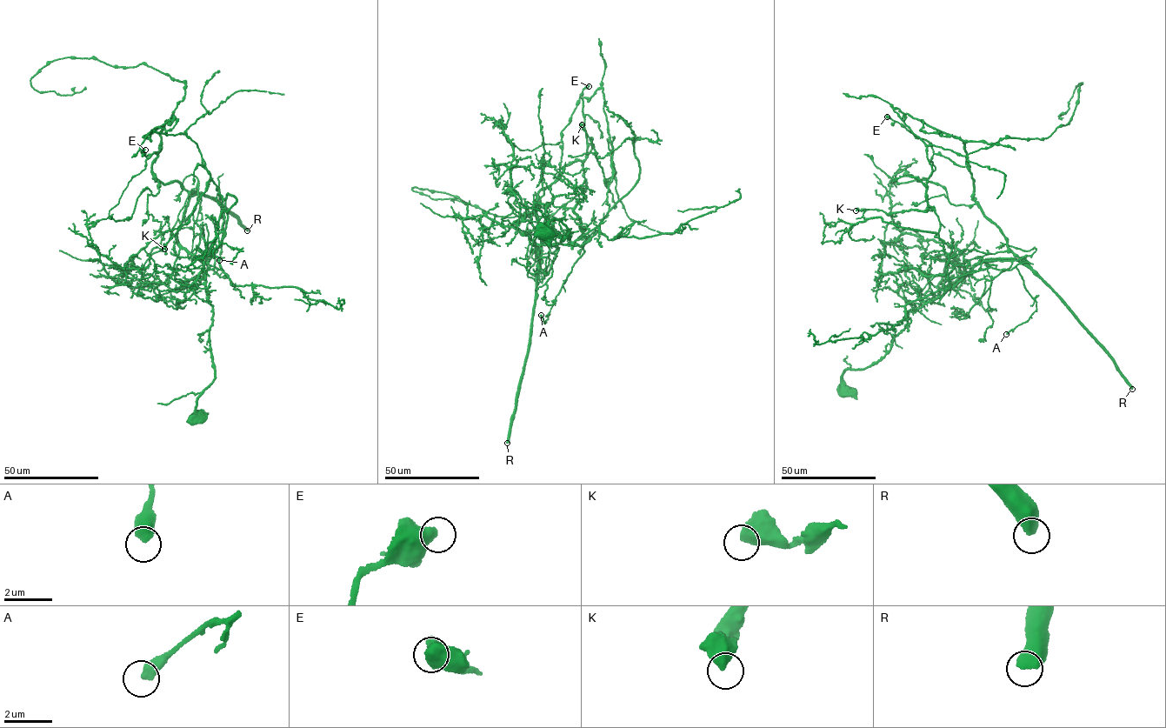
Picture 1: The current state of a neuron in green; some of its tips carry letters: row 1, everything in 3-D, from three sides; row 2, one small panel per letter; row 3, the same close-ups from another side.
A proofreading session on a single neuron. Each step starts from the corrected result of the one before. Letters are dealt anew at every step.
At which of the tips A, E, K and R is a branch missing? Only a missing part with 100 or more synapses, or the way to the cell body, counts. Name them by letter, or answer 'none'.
R

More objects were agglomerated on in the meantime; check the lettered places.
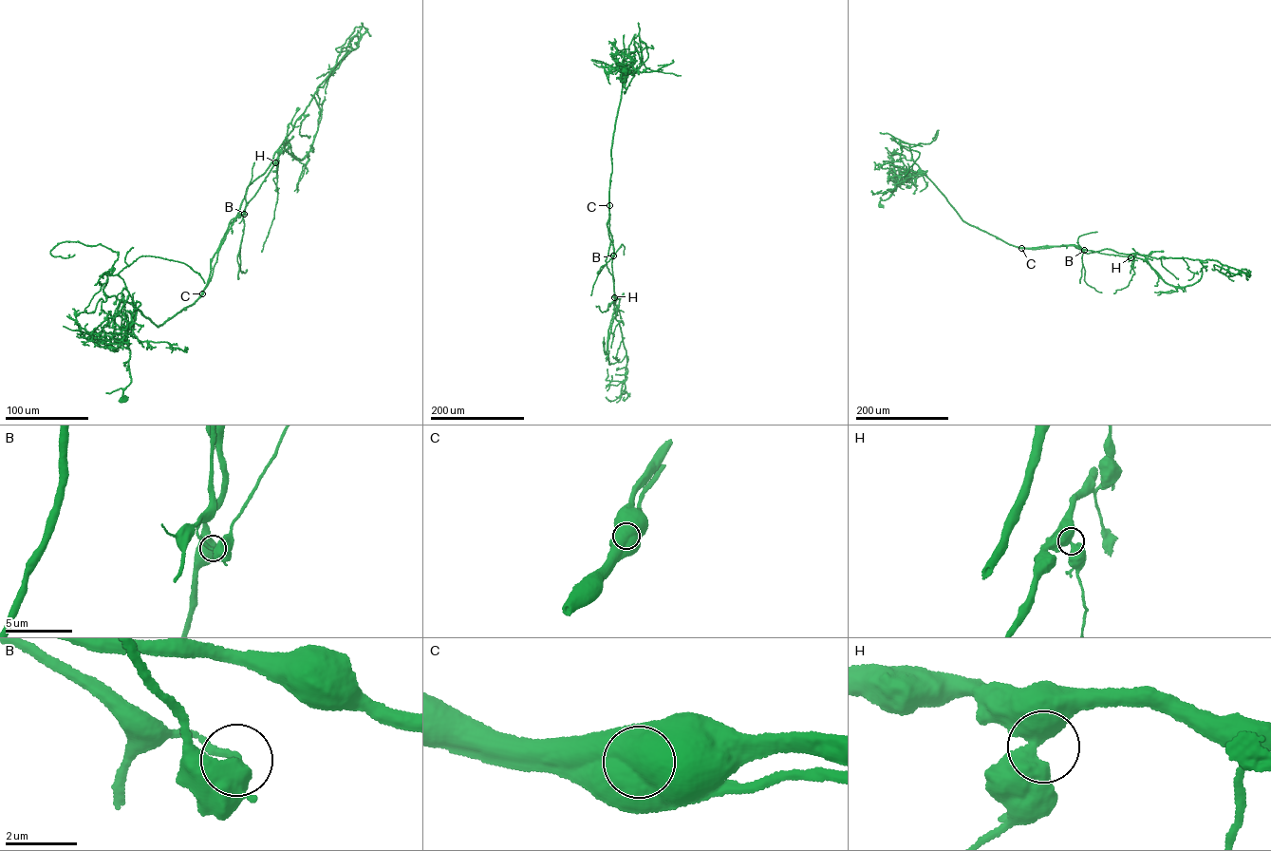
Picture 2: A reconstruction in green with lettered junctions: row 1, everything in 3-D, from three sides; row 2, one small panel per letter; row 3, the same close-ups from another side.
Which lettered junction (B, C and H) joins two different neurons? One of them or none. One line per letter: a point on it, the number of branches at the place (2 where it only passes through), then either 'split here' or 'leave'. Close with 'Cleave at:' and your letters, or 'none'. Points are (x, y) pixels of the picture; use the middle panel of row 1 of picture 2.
B: at (613, 255); 2 branches meet; leave
C: at (609, 205); 1 branches meet; split here
H: at (614, 297); 2 branches meet; leave
Cleave at: C

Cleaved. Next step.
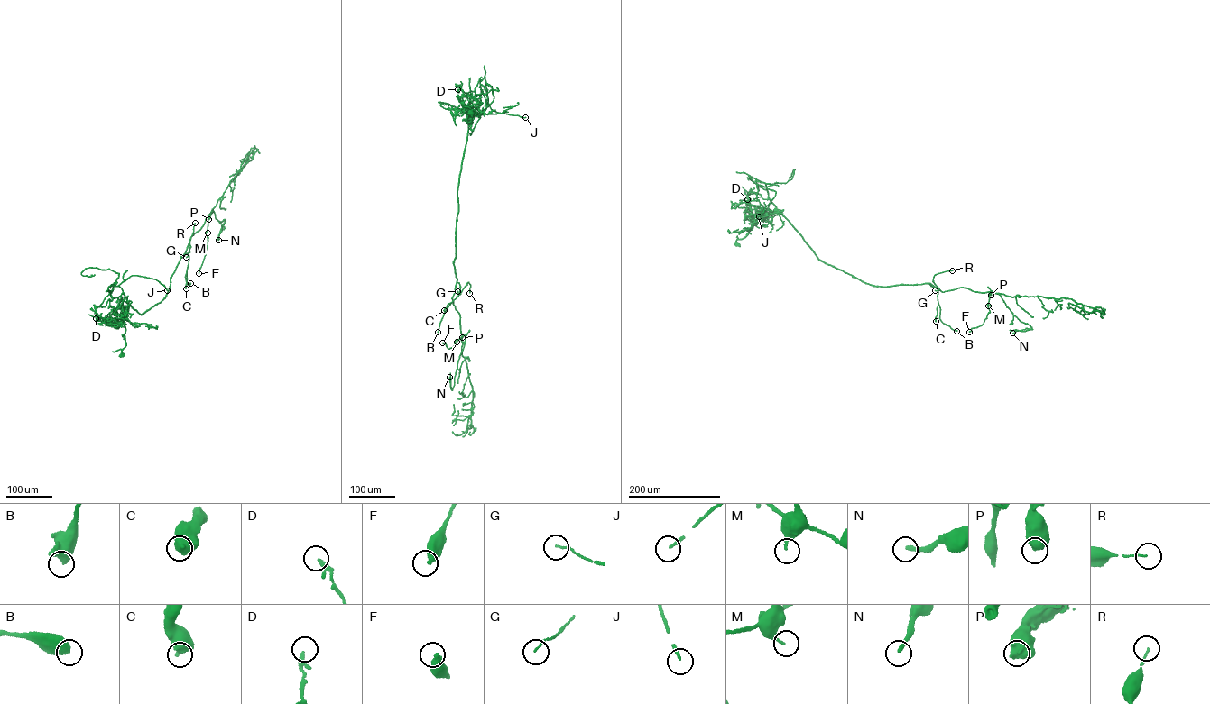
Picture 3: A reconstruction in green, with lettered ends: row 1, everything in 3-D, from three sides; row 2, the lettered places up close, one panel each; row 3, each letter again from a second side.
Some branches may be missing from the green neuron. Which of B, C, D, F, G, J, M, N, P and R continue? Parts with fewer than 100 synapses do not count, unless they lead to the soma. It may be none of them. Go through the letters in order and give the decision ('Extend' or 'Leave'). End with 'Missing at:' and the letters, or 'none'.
B: Leave
C: Leave
D: Leave
F: Leave
G: Leave
J: Leave
M: Leave
N: Leave
P: Leave
R: Leave
Missing at: none

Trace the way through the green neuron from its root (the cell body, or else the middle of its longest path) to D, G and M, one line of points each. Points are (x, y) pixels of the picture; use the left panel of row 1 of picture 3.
D: (122, 355), (126, 345), (123, 317), (115, 309), (104, 319), (97, 314), (96, 318)
G: (122, 355), (125, 330), (116, 311), (120, 302), (141, 315), (161, 302), (181, 255), (188, 252), (186, 257)
M: (122, 355), (120, 301), (141, 315), (161, 302), (207, 217), (207, 233)

